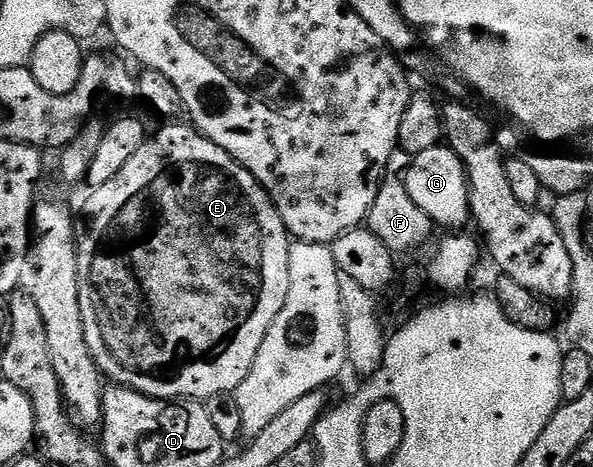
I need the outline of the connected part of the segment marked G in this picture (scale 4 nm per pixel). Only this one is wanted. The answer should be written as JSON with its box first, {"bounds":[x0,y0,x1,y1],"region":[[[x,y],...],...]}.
{"bounds":[406,143,472,231],"region":[[[440,143],[429,147],[429,151],[414,154],[406,178],[409,199],[413,199],[413,203],[417,203],[417,207],[421,207],[421,211],[425,211],[440,230],[459,231],[466,221],[472,220],[467,172],[461,159],[457,159],[455,152],[446,144]]]}

